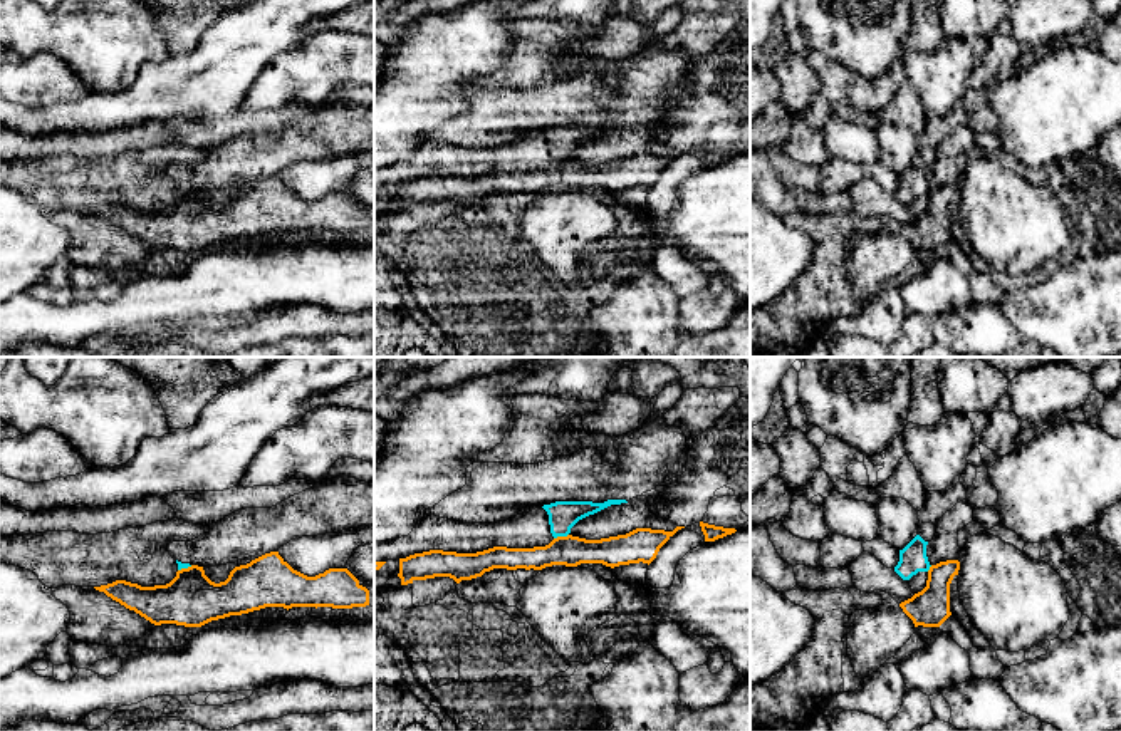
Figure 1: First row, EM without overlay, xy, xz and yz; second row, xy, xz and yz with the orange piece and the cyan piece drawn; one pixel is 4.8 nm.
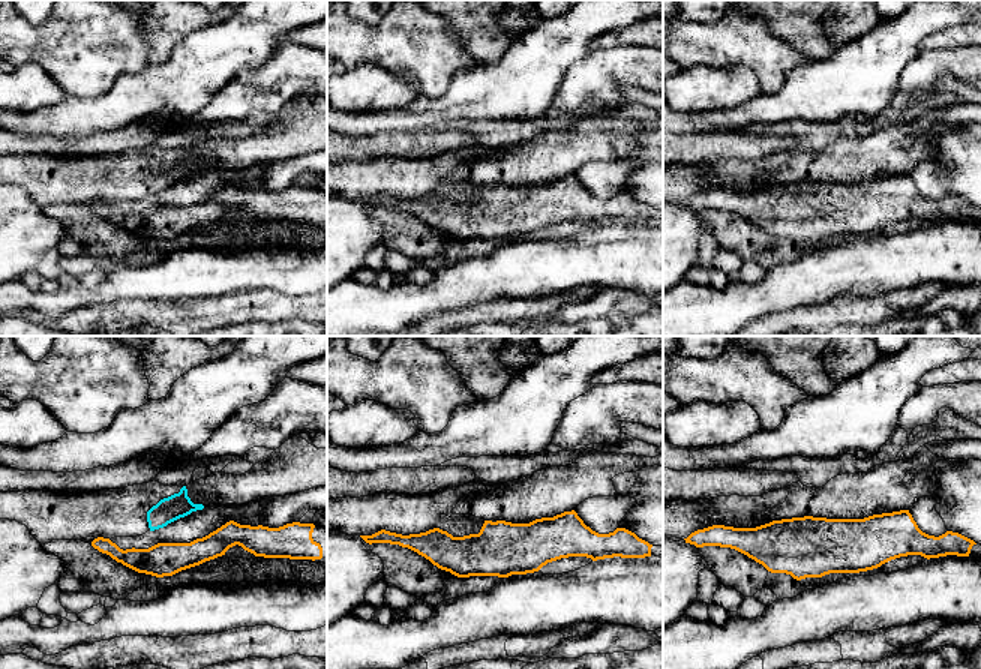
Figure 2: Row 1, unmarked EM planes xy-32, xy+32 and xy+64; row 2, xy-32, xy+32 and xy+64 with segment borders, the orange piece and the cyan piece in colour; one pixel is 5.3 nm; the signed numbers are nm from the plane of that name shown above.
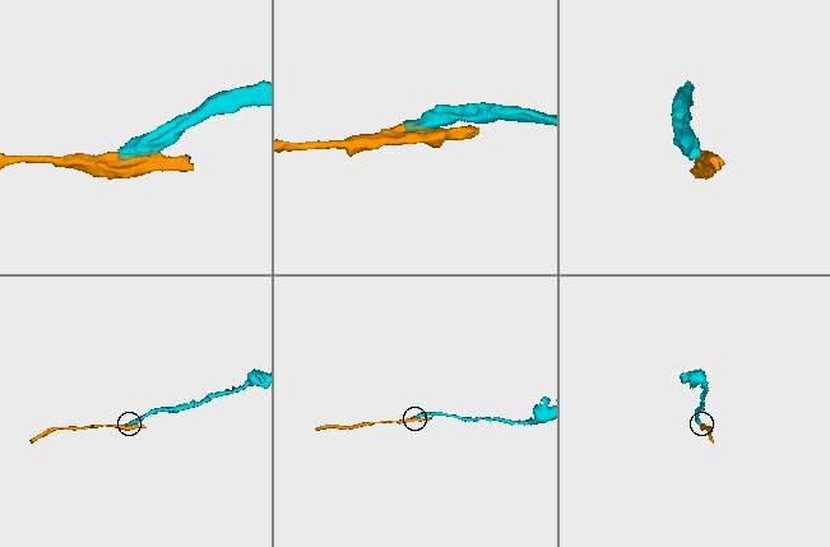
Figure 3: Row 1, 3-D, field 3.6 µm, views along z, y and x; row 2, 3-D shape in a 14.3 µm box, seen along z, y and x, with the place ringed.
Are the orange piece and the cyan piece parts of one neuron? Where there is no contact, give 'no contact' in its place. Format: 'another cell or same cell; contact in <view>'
another cell; contact in xz

